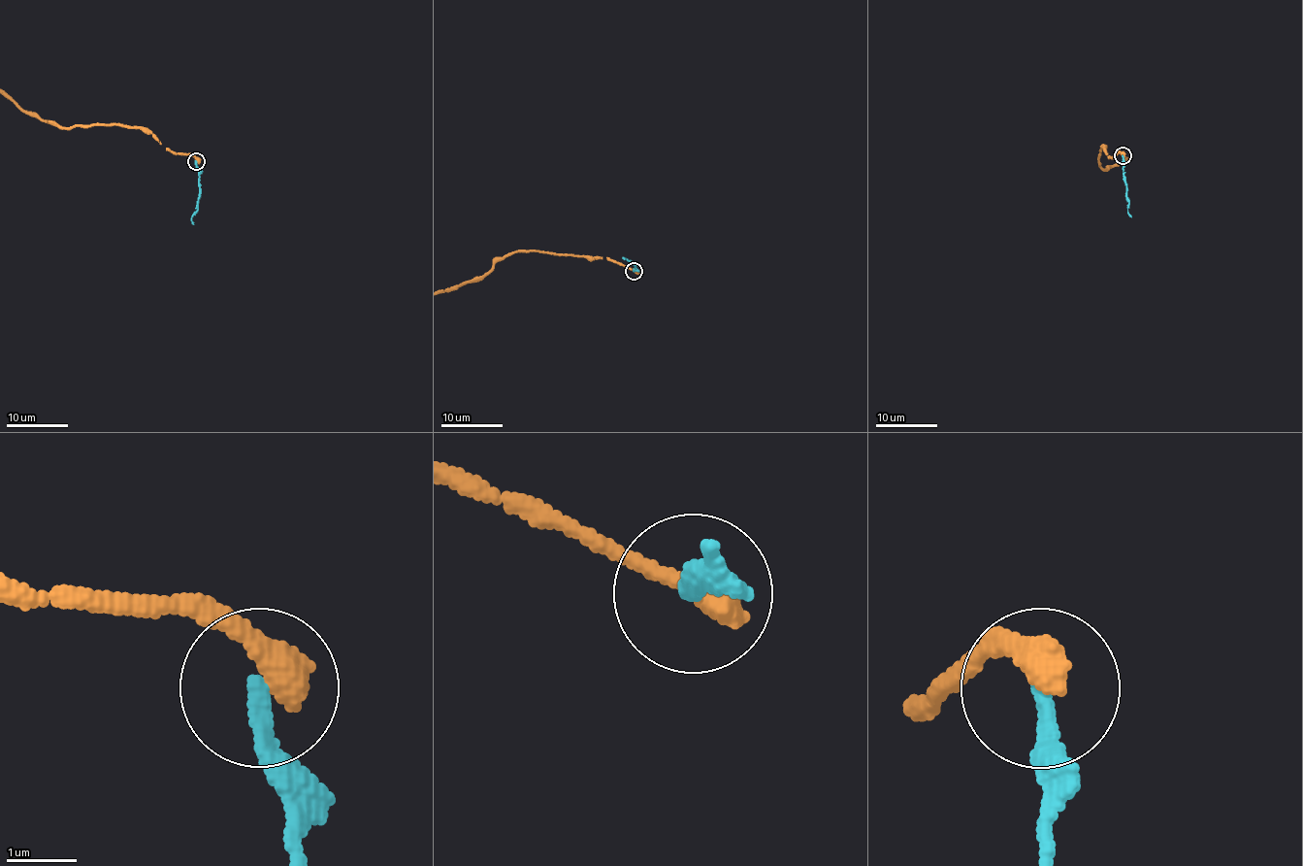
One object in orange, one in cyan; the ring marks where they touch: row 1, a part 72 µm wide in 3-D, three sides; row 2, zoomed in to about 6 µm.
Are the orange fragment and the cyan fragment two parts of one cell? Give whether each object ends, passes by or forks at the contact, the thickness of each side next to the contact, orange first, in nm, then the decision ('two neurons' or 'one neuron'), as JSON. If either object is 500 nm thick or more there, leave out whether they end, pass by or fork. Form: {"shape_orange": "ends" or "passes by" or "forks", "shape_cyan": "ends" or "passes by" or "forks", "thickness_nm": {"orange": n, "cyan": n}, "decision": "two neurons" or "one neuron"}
{"shape_orange": "ends", "shape_cyan": "ends", "thickness_nm": {"orange": 480, "cyan": 240}, "decision": "two neurons"}

